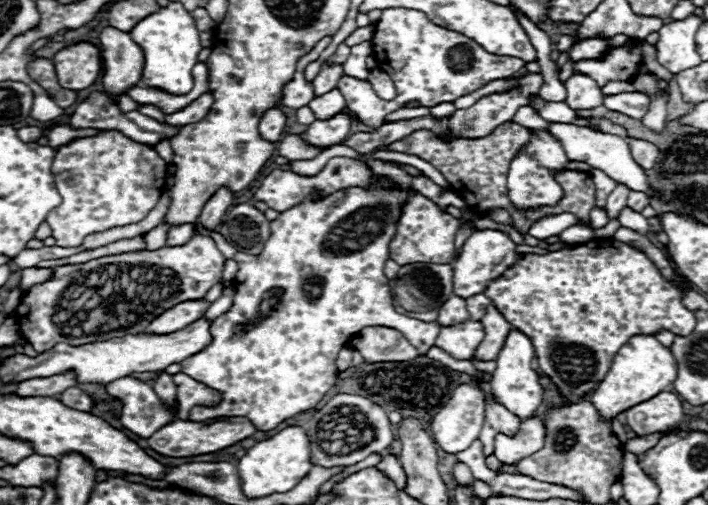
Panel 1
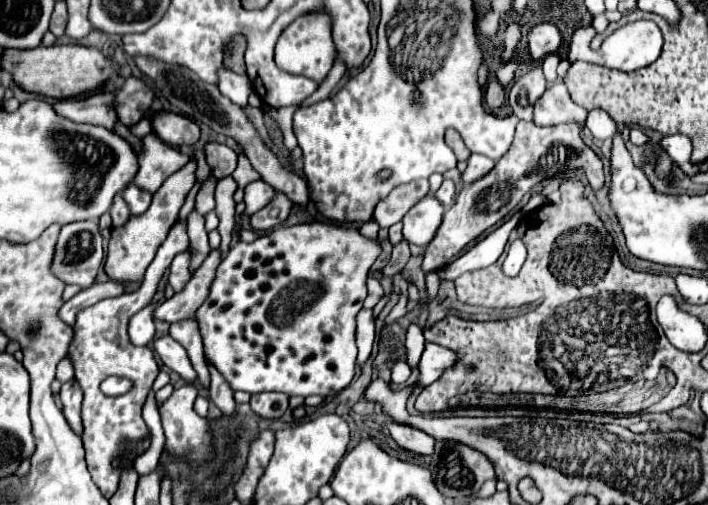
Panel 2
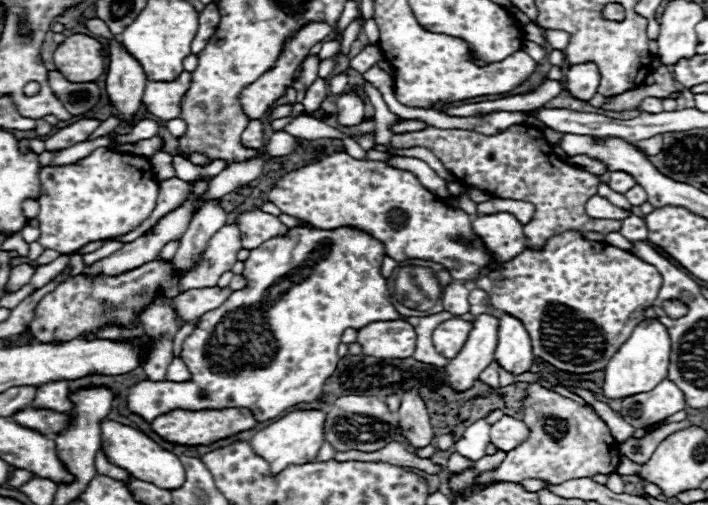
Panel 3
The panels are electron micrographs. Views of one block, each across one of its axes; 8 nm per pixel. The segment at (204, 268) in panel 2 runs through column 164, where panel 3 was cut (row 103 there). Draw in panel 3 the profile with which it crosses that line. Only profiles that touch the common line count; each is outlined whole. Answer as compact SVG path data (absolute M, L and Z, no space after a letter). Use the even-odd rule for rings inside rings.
M316 78L314 84L306 90L306 96L304 96L304 100L300 104L304 106L304 112L308 116L312 116L322 106L322 100L326 98L326 86L328 84L326 84L324 78Z

